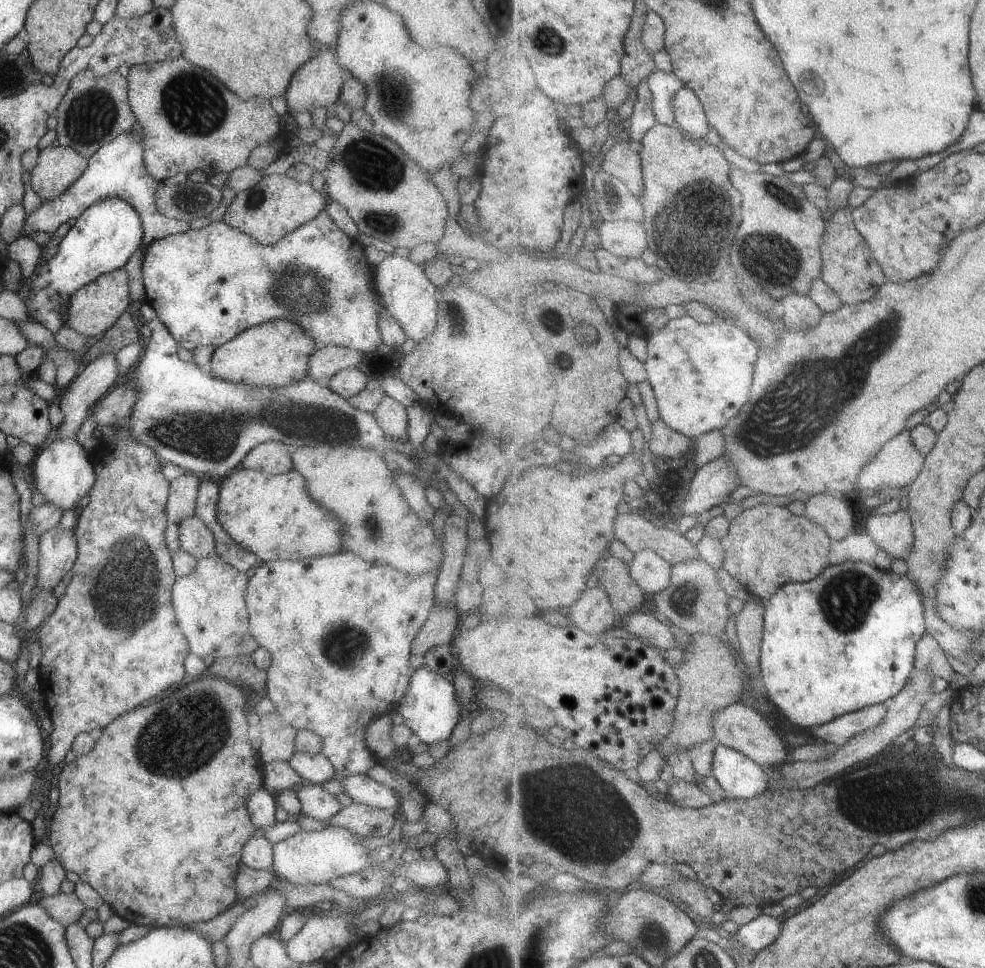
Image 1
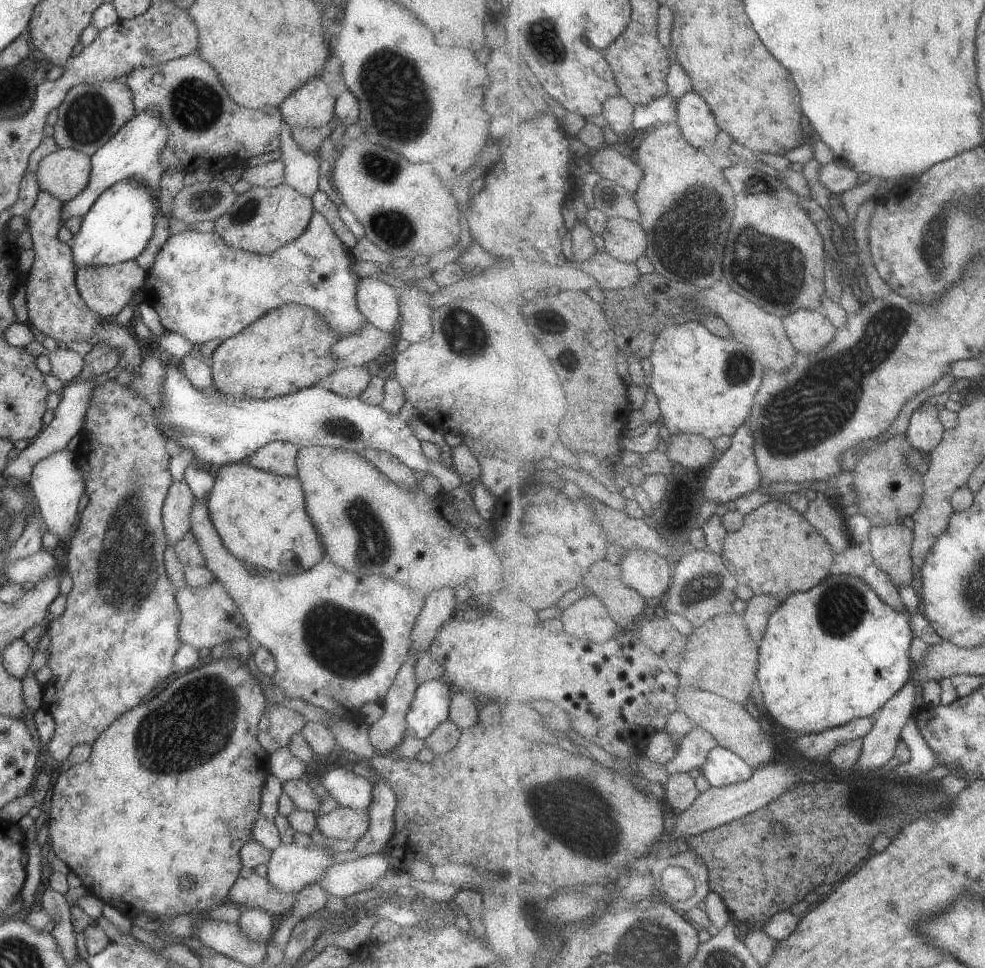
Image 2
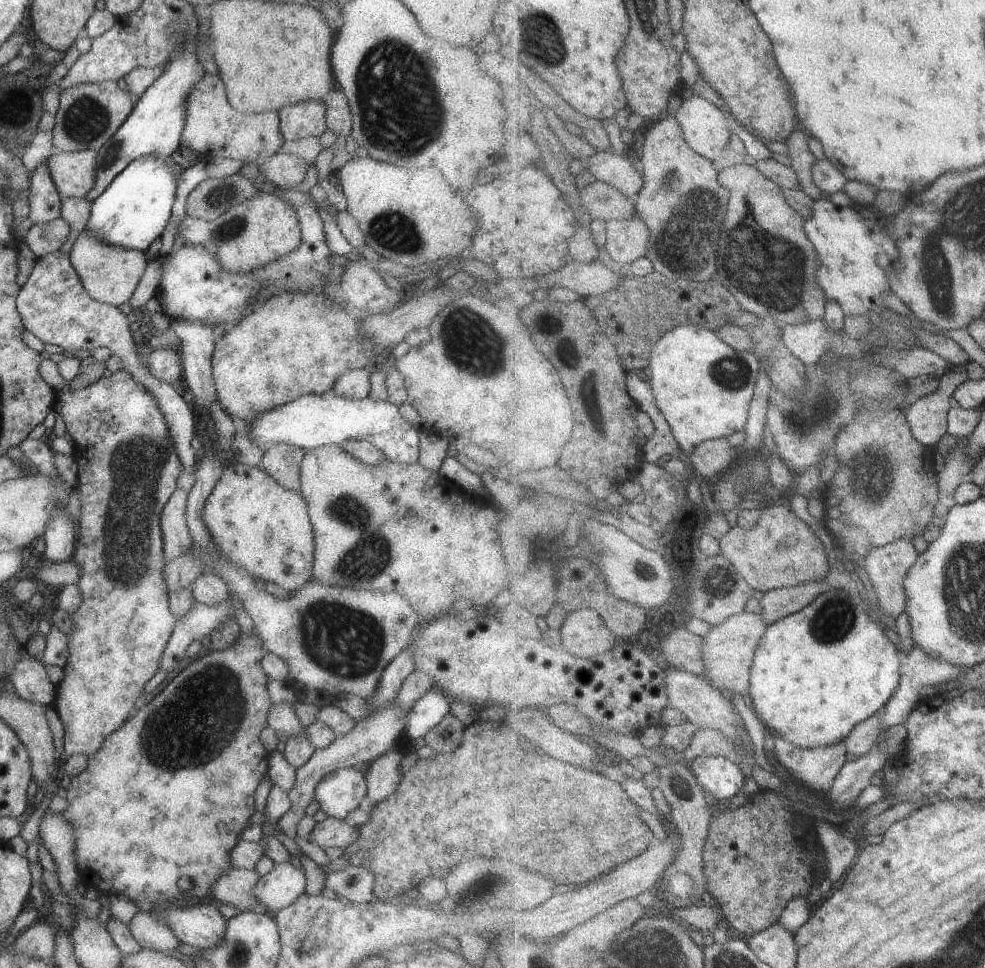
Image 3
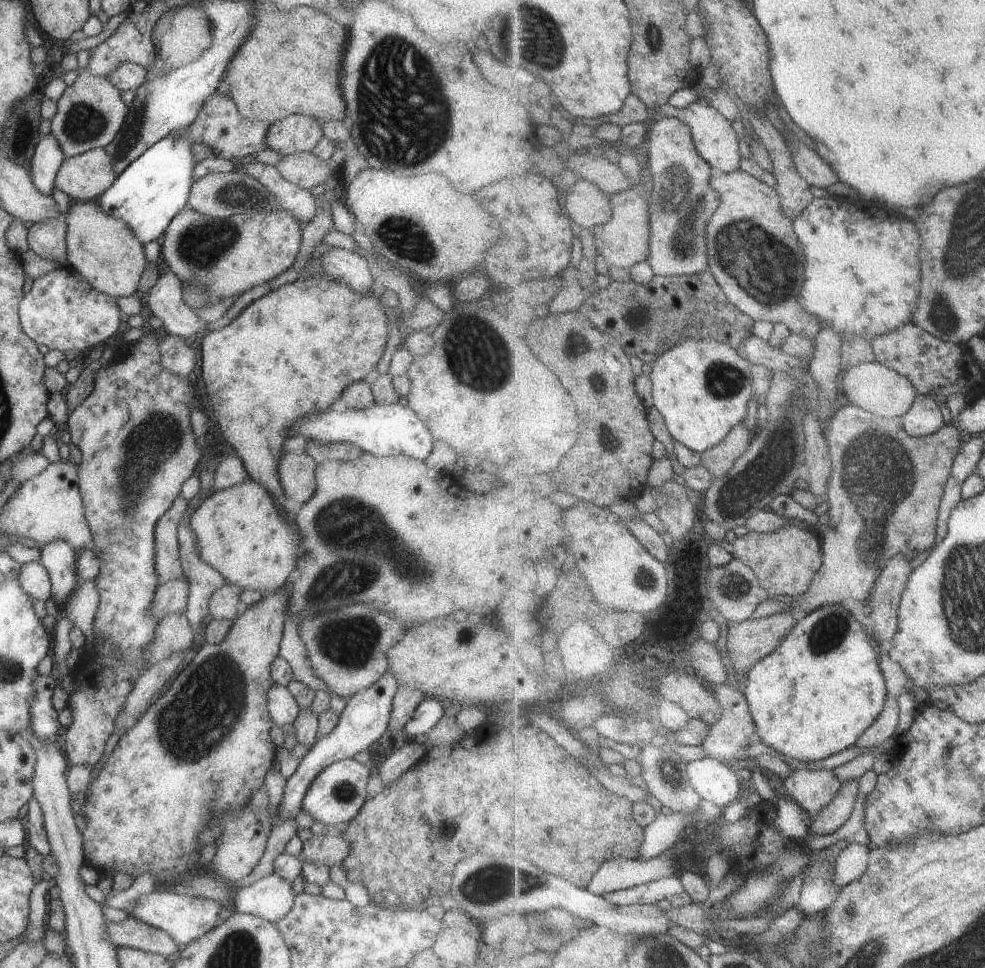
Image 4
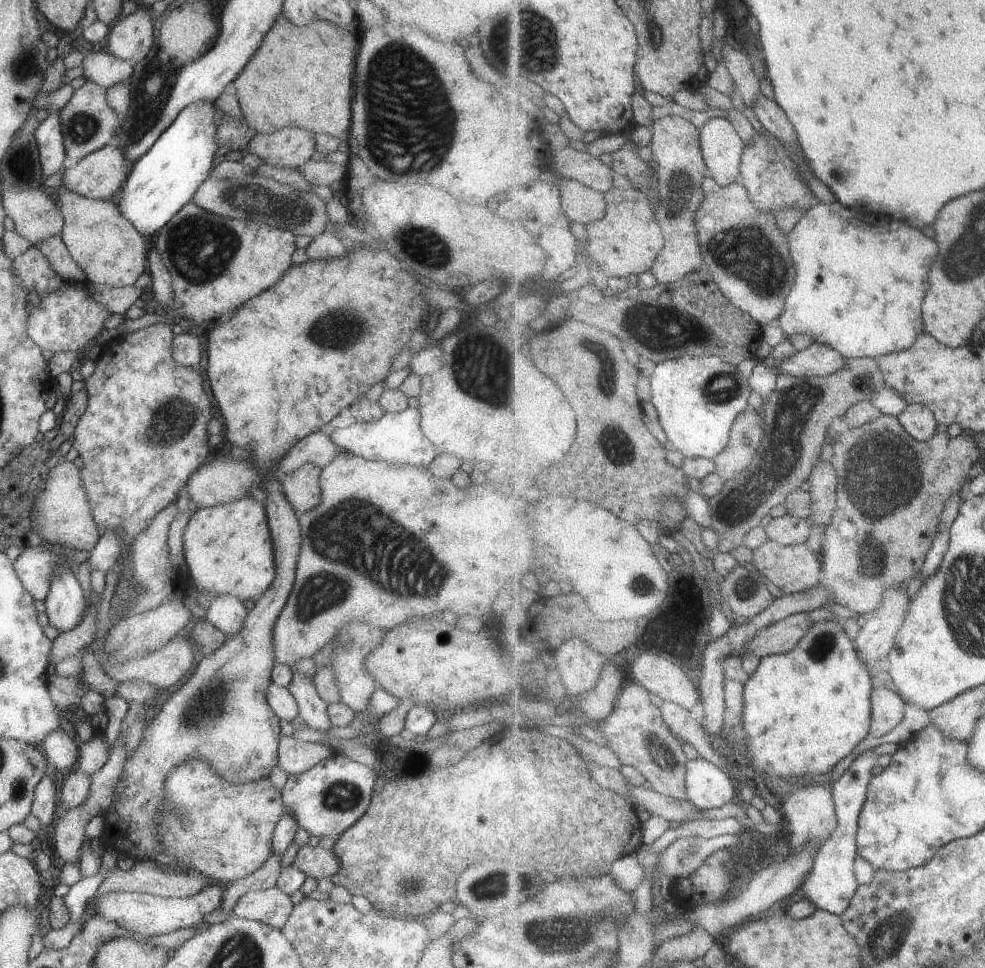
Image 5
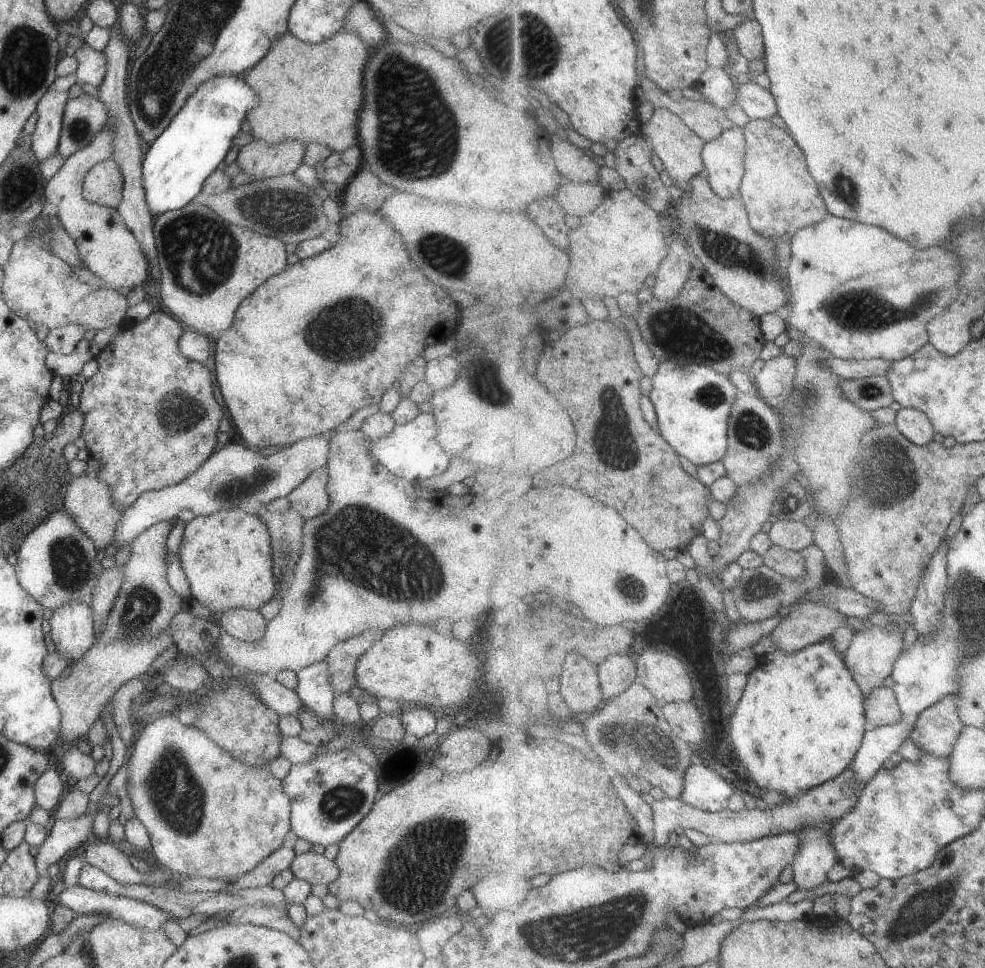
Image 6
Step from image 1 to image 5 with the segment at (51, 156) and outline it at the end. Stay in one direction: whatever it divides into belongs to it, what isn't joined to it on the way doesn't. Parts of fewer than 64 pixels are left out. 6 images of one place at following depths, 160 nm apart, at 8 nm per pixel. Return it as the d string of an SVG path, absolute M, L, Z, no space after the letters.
M114 143L106 144L87 154L76 163L68 163L62 172L61 184L64 189L73 191L88 199L112 199L122 182L127 178L130 164Z

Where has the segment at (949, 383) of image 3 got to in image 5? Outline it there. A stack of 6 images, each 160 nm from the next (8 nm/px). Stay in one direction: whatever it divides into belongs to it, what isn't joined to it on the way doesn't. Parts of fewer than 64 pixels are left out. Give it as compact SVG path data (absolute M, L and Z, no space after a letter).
M910 404L898 418L905 430L918 441L927 442L937 434L939 423L931 409L925 405Z

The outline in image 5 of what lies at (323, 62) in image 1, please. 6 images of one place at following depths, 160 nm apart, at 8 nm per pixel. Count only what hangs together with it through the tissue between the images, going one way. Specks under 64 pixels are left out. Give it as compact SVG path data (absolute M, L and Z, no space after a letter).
M285 127L273 132L255 133L243 153L258 156L263 163L277 168L299 168L314 151L314 135L297 127Z

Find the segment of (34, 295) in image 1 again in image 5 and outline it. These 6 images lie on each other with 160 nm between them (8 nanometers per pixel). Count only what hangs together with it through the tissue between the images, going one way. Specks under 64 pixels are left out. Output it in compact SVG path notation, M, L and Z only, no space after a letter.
M213 102L188 104L159 138L135 162L130 164L127 178L112 198L117 210L145 238L155 235L209 176L215 158L216 128L223 112Z

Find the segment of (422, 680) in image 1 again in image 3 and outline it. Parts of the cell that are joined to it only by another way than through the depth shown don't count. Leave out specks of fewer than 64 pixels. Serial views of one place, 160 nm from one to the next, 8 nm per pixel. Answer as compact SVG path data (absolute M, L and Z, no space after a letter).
M431 689L421 695L407 714L405 730L409 740L423 738L449 712L450 699L439 689Z

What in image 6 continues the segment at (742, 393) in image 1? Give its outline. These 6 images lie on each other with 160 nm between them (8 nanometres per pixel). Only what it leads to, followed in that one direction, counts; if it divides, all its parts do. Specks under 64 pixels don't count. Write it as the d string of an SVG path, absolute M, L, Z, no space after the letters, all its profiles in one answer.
M673 362L660 363L658 371L652 377L653 390L649 396L657 414L657 425L665 440L693 465L702 467L723 460L728 453L728 430L732 418L732 406L739 394L737 385L726 374L705 368L703 365L675 366Z

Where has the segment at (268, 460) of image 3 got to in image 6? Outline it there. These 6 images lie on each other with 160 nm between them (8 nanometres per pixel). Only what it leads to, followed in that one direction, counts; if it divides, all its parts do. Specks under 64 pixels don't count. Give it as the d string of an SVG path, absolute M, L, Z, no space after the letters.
M326 465L312 470L286 496L290 502L290 508L298 512L304 519L321 514L328 505L327 479L328 468Z

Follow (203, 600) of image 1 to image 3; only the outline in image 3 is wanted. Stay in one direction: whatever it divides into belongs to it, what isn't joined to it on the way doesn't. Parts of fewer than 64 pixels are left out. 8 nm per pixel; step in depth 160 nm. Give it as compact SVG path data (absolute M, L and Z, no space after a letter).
M229 600L212 607L194 602L188 611L176 620L171 636L161 651L158 668L166 673L173 670L185 657L186 648L193 639L200 640L223 621L234 620L233 612Z

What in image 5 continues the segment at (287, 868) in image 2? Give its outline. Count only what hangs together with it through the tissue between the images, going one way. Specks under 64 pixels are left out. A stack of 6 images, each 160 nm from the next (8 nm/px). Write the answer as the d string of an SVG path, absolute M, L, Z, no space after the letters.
M276 886L243 894L231 914L240 919L257 921L281 930L292 909L289 895Z

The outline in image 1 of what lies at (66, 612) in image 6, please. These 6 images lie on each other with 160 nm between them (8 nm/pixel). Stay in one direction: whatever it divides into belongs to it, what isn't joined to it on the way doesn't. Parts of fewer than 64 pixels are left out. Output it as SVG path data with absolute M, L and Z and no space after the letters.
M51 440L31 462L32 490L37 490L41 494L44 503L60 508L62 512L73 508L82 496L88 494L94 483L95 472L91 466L91 458L75 440Z

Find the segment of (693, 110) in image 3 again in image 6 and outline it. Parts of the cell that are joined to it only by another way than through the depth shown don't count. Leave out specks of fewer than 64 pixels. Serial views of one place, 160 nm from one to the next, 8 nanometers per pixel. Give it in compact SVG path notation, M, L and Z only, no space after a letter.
M729 129L705 143L702 157L712 189L722 199L739 196L745 170L746 136L743 129Z

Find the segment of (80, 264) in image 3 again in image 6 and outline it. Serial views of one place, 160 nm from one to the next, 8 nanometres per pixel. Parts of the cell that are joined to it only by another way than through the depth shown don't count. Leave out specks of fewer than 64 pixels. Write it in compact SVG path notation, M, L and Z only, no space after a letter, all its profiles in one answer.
M106 118L104 127L84 146L68 156L59 170L49 178L44 188L43 202L56 214L58 222L73 238L78 257L90 273L98 276L107 289L132 288L141 284L150 273L147 258L125 226L116 209L88 203L82 196L82 180L95 164L110 158L116 119Z

